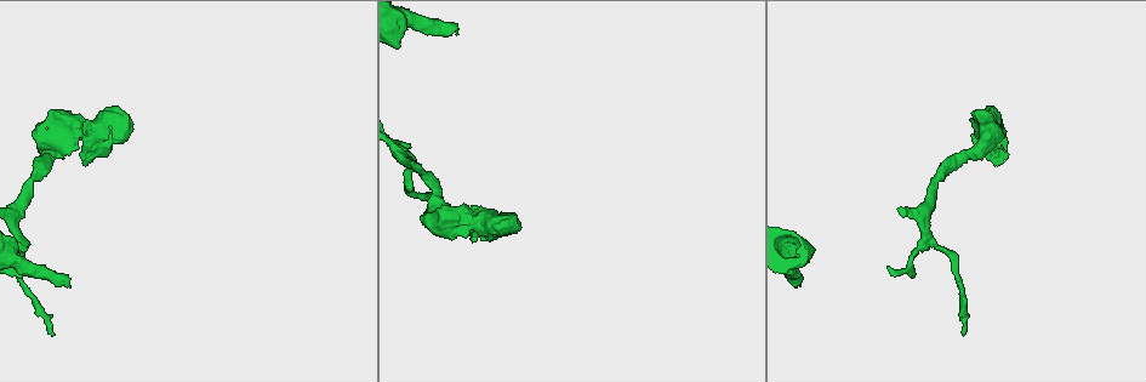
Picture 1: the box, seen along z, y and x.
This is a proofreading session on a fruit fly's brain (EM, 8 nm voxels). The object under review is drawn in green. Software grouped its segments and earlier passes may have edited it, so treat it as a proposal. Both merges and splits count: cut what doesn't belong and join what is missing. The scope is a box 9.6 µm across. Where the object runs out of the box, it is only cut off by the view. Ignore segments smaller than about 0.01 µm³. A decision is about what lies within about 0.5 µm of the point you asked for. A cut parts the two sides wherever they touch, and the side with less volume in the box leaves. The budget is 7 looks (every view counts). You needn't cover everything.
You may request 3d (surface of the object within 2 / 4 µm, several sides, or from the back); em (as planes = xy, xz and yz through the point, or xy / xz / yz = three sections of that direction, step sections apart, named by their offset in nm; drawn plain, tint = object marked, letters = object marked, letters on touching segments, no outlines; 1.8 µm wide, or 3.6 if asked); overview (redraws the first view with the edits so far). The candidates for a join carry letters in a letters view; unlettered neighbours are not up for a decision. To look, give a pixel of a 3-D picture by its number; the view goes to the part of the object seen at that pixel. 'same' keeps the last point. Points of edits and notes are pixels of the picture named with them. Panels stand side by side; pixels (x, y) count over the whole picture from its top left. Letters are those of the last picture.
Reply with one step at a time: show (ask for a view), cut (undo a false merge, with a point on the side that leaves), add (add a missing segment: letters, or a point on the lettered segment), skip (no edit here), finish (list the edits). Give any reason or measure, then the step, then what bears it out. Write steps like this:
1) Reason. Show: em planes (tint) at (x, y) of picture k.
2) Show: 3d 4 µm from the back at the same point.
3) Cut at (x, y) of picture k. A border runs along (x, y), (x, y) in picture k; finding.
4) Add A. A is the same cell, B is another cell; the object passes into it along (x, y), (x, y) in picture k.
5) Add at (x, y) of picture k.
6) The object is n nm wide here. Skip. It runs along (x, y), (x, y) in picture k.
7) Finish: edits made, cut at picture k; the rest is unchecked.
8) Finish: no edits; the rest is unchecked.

Free end. Show: 3d 4 µm at (71, 288) of picture 1.

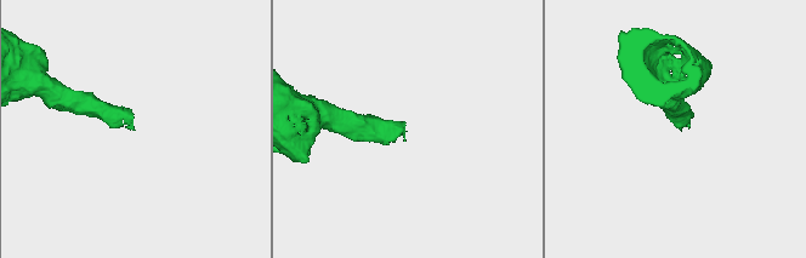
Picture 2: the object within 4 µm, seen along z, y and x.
Shape alone is not enough. Show: em planes (letters) at (134, 126) of picture 2.

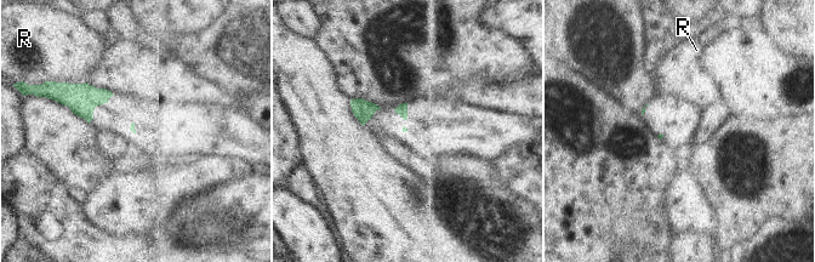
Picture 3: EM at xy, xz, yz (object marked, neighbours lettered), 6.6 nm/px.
The longest contact is with R, 140 nm. Skip. R is another cell; a border runs along (67, 81), (86, 83) in picture 3; no lettered segment goes on from it.

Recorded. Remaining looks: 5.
Side arm on a straight run. Show: em planes (letters) at (926, 237) of picture 1.

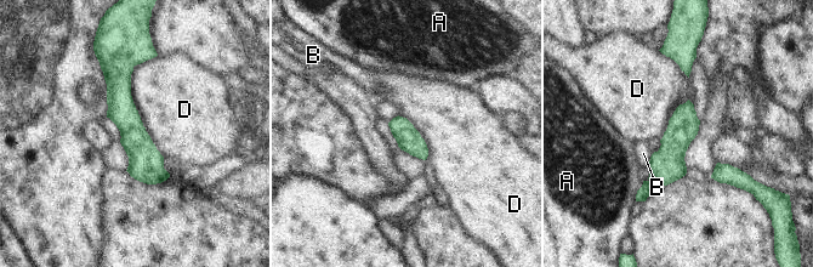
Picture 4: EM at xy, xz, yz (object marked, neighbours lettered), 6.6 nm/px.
Cut at (644, 191) of picture 4. A, B and D are other cells; a border runs along (649, 180), (654, 185) in picture 4; two neurons meet here.

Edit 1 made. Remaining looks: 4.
Show: overview.

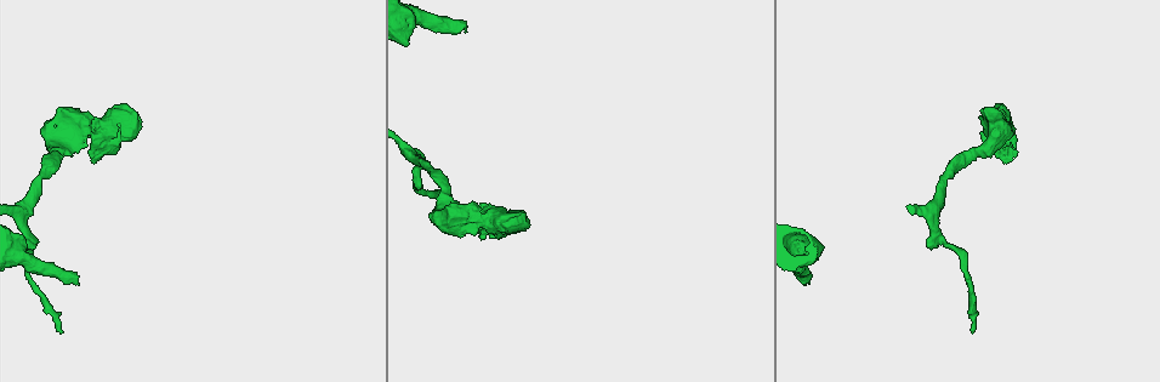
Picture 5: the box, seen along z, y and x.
Tapers out. Show: 3d 4 µm from the back at (971, 332) of picture 5.

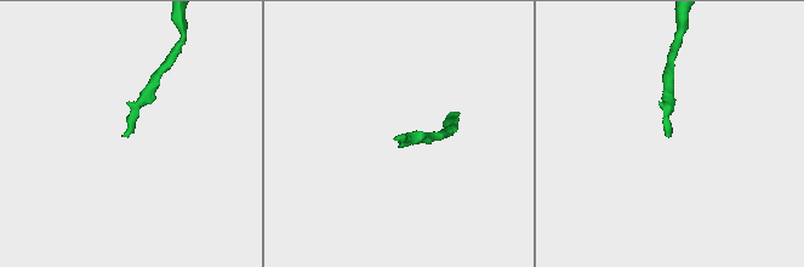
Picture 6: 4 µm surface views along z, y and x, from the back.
Shape alone is not enough. Show: em planes (letters) at (397, 138) of picture 6.

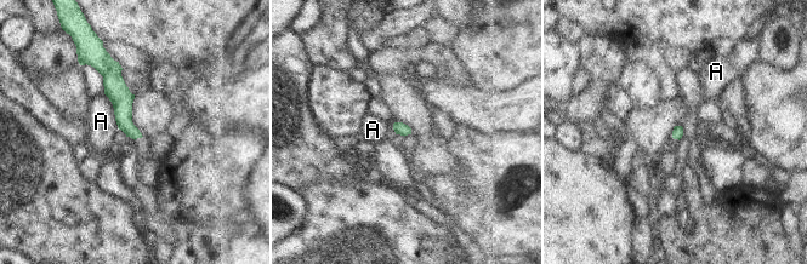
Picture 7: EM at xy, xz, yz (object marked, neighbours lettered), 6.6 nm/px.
Skip. A is another cell; it runs along (109, 63), (124, 121), (137, 135) in picture 7; no lettered segment goes on from it.

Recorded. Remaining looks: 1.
Finish: edits made, cut at picture 4; the rest is unchecked.

